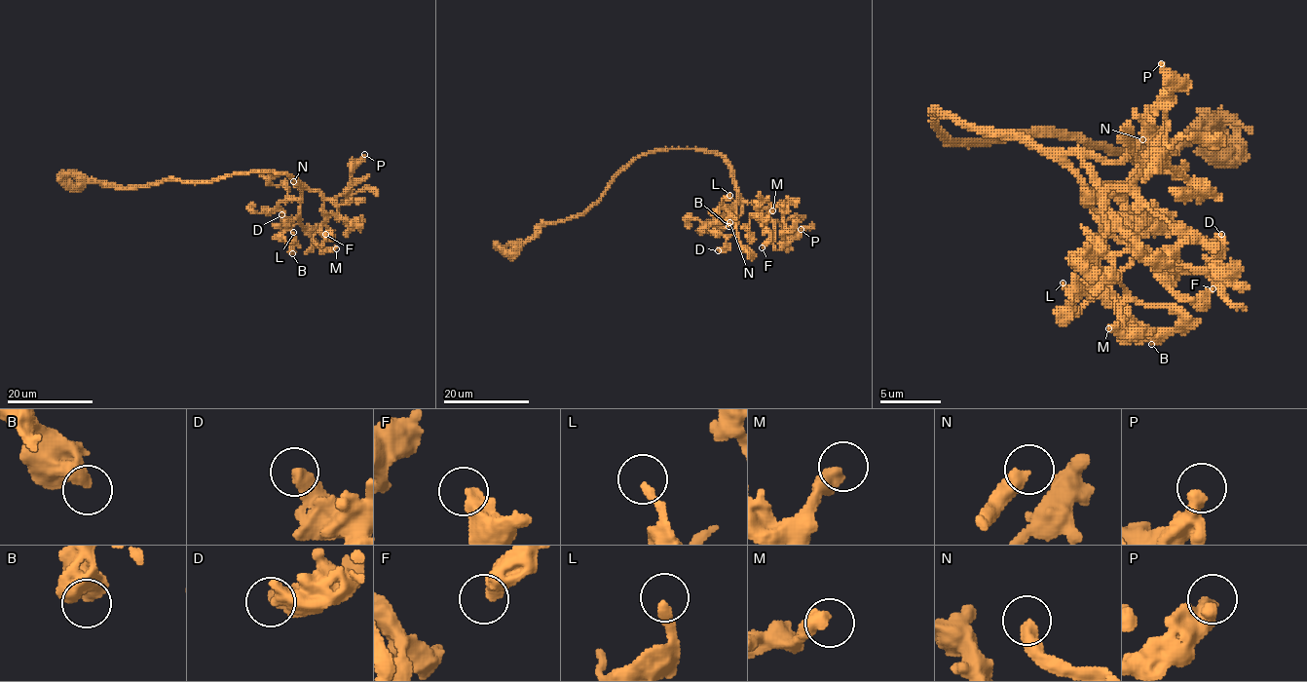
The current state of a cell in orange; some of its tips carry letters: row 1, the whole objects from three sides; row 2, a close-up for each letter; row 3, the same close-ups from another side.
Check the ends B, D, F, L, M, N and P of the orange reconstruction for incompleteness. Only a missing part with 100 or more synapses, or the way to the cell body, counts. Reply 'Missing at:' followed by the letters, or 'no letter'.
Missing at: N

